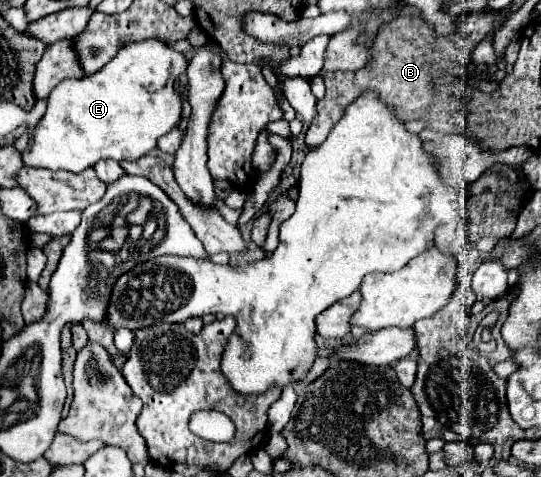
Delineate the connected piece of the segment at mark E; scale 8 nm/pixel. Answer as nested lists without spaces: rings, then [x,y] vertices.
[[[158,38],[128,42],[118,54],[98,72],[80,80],[64,80],[48,98],[46,116],[40,120],[32,138],[22,152],[24,166],[82,172],[98,160],[138,160],[156,148],[158,138],[168,134],[180,120],[182,92],[176,90],[176,80],[186,72],[186,56]]]

